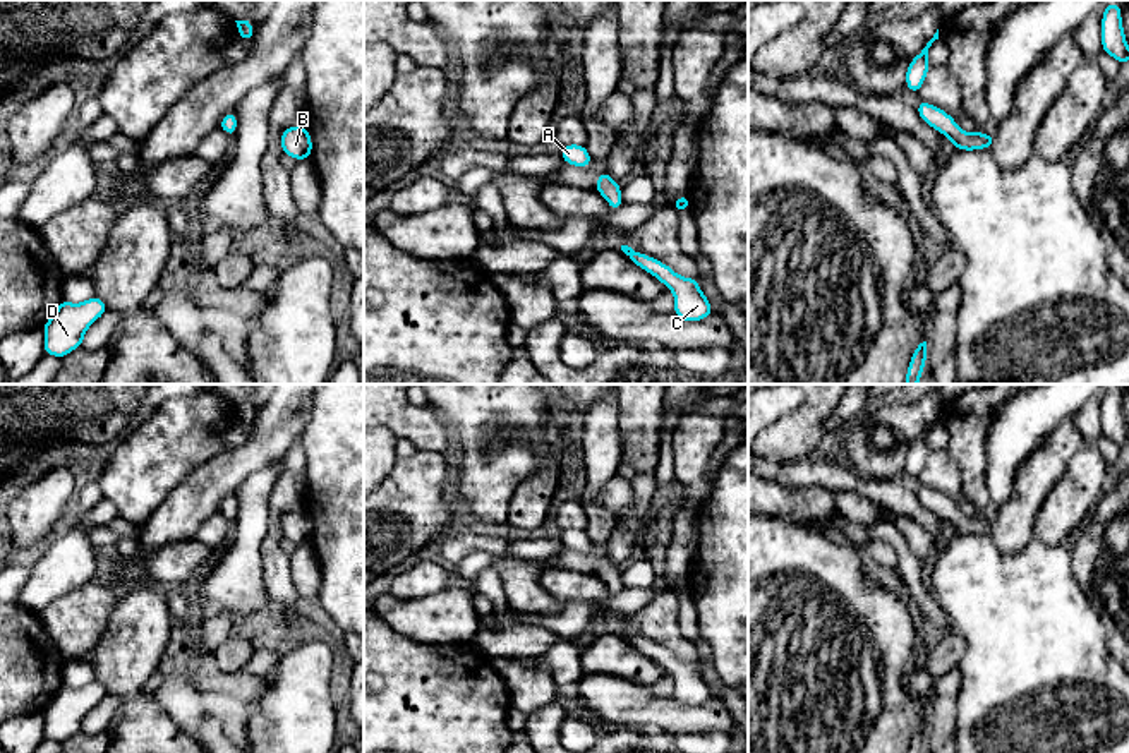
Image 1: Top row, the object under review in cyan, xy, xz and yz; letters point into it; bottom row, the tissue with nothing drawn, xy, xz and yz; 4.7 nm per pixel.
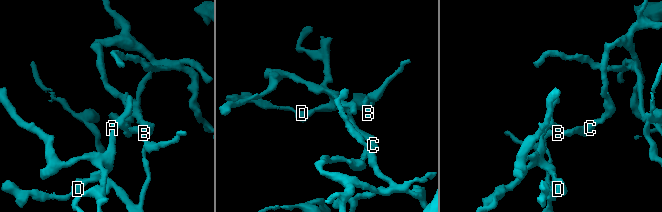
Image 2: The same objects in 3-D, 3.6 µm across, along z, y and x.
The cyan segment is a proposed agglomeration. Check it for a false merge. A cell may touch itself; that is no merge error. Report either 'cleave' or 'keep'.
keep

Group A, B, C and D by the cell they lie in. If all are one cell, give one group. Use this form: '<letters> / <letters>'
A B C D

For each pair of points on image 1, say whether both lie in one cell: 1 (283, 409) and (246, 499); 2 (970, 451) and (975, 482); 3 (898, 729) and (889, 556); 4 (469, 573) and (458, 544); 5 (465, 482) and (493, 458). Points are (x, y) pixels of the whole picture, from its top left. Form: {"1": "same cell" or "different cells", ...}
{"1": "different cells", "2": "same cell", "3": "different cells", "4": "different cells", "5": "same cell"}

